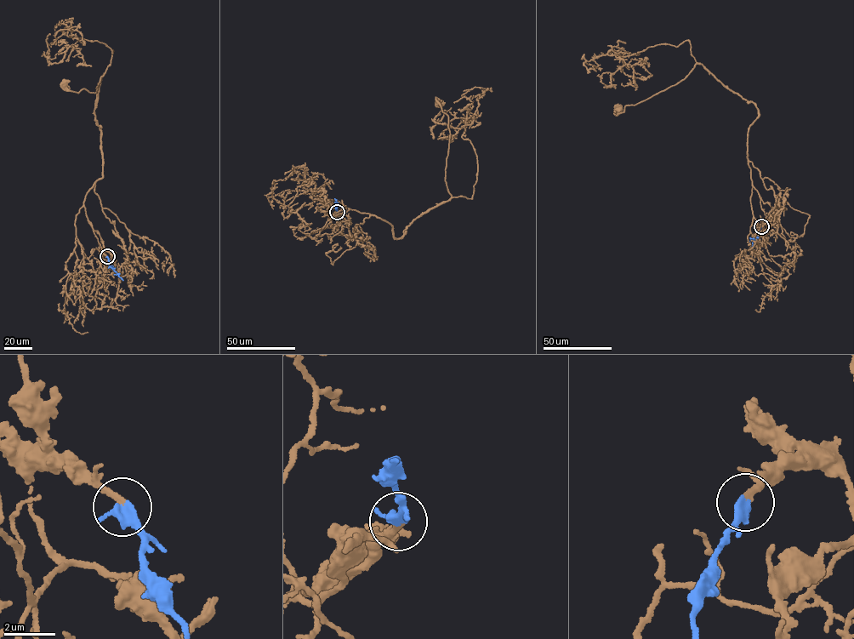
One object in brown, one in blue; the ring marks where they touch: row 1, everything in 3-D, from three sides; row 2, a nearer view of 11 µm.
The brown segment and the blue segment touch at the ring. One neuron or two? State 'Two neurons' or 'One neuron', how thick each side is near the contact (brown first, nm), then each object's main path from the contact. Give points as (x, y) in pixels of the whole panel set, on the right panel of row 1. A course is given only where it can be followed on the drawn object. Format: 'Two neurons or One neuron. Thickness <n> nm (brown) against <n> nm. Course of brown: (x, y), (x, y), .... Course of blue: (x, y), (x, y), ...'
One neuron. Thickness 200 nm (brown) against 420 nm. Course of brown: (760, 226), (765, 215), (747, 157), (754, 103), (696, 64), (676, 83), (617, 109). Course of blue: (760, 226), (753, 248)

